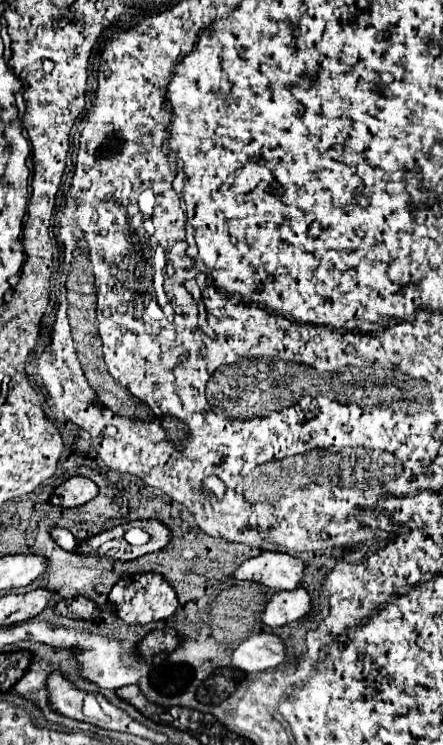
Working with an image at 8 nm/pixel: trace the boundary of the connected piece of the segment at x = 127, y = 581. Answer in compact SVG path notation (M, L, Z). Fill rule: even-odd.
M156 573L146 575L134 575L134 577L122 577L110 591L108 601L114 605L114 613L118 619L122 619L128 625L144 625L152 621L160 621L170 617L178 607L178 597L174 587L162 579Z

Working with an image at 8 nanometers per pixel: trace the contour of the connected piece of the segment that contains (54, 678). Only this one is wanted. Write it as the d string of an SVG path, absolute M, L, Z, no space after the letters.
M52 673L48 677L48 695L50 695L48 703L56 713L62 713L62 715L76 719L76 721L84 719L84 715L82 715L82 701L84 701L82 691L72 687L60 673Z

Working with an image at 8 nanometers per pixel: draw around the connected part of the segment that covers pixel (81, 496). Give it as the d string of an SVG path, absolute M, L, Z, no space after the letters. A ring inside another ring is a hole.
M76 475L64 481L60 487L56 487L54 495L50 497L50 503L58 507L80 507L94 499L96 495L98 495L96 483L90 481L88 477Z

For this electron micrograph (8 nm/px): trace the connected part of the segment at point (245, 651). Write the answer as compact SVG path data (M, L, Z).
M260 633L260 635L248 637L236 647L236 651L232 653L230 665L240 671L252 673L252 671L274 669L284 661L284 657L286 657L286 651L284 651L282 639L276 635Z

